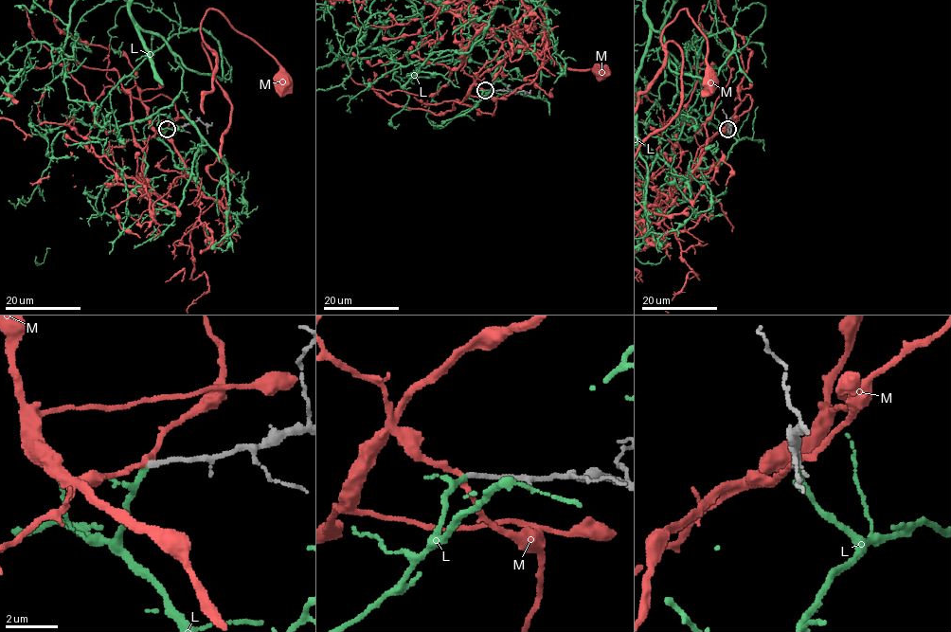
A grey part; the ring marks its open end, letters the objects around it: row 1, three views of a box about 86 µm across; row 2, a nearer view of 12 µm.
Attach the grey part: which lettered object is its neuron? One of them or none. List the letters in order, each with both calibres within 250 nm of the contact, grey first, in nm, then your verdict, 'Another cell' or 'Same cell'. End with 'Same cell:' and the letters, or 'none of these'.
L: Thickness 200 nm (grey) against 160 nm. Same cell
M: Thickness 200 nm (grey) against 190 nm. Another cell
Same cell: L

